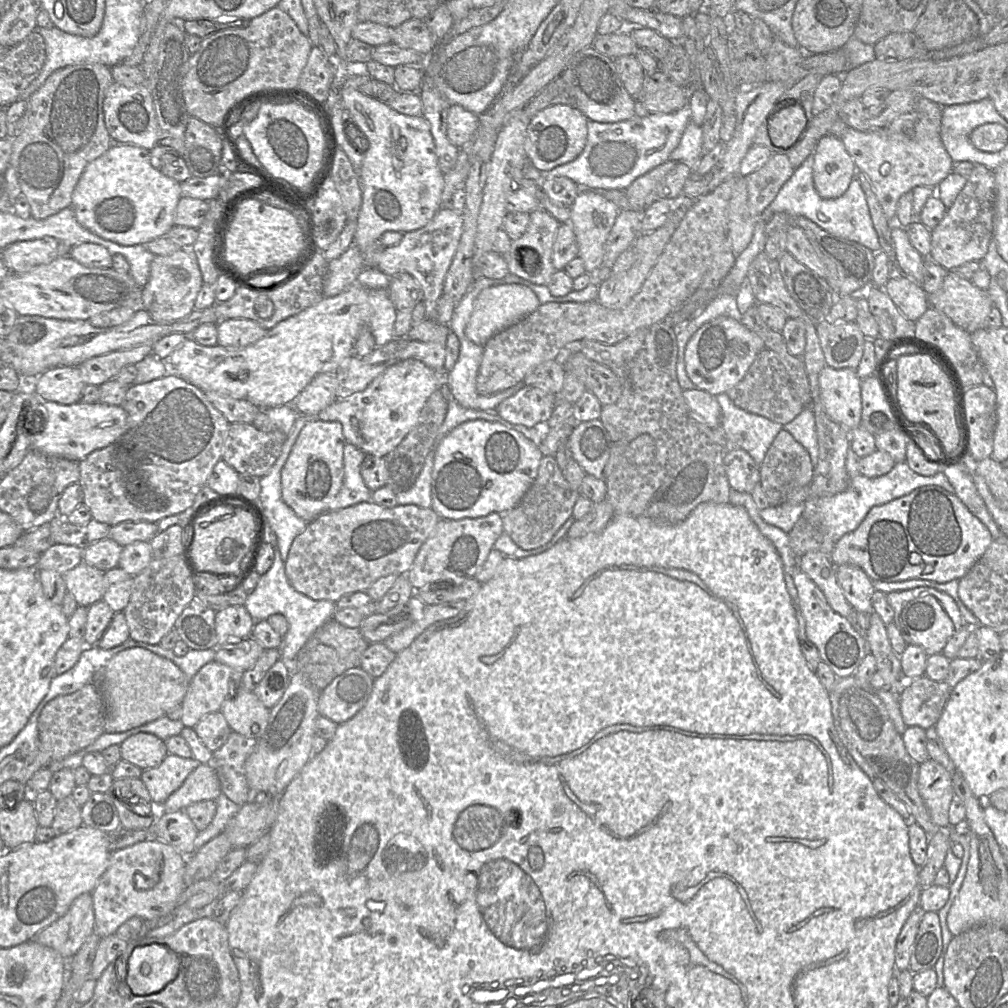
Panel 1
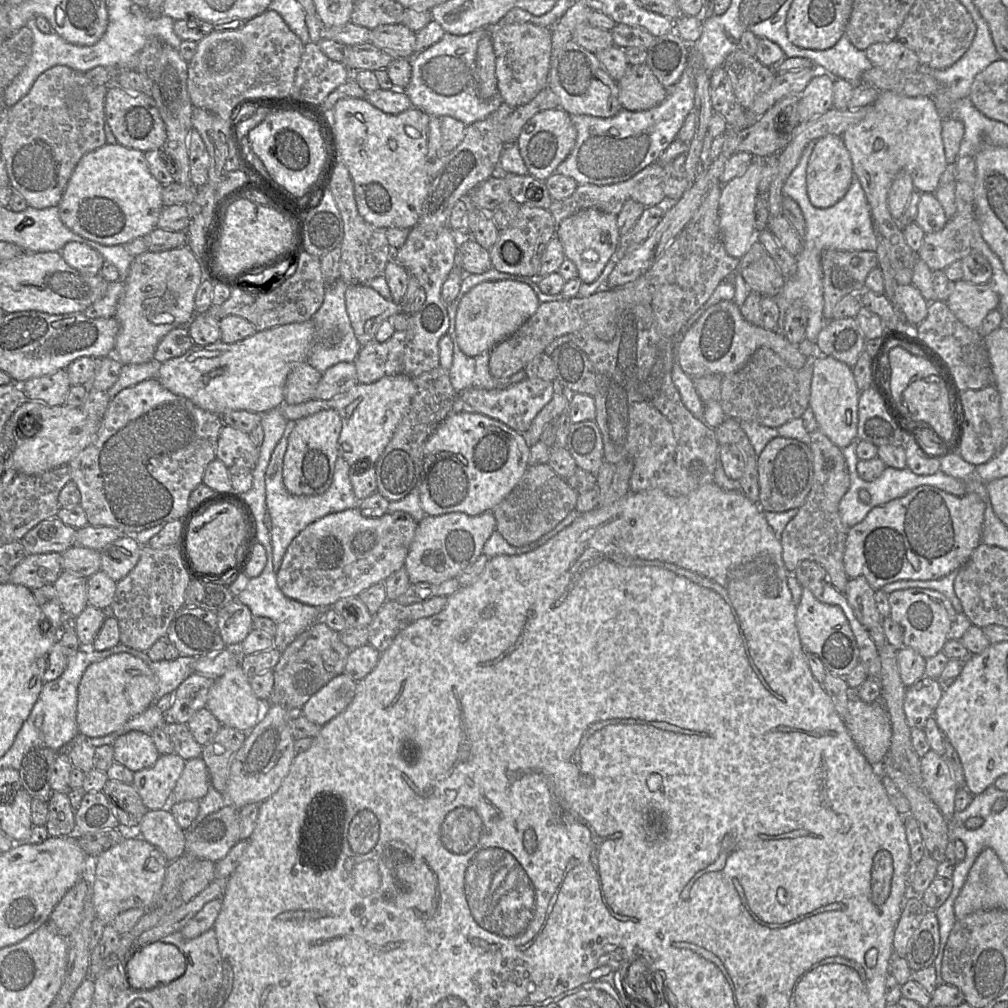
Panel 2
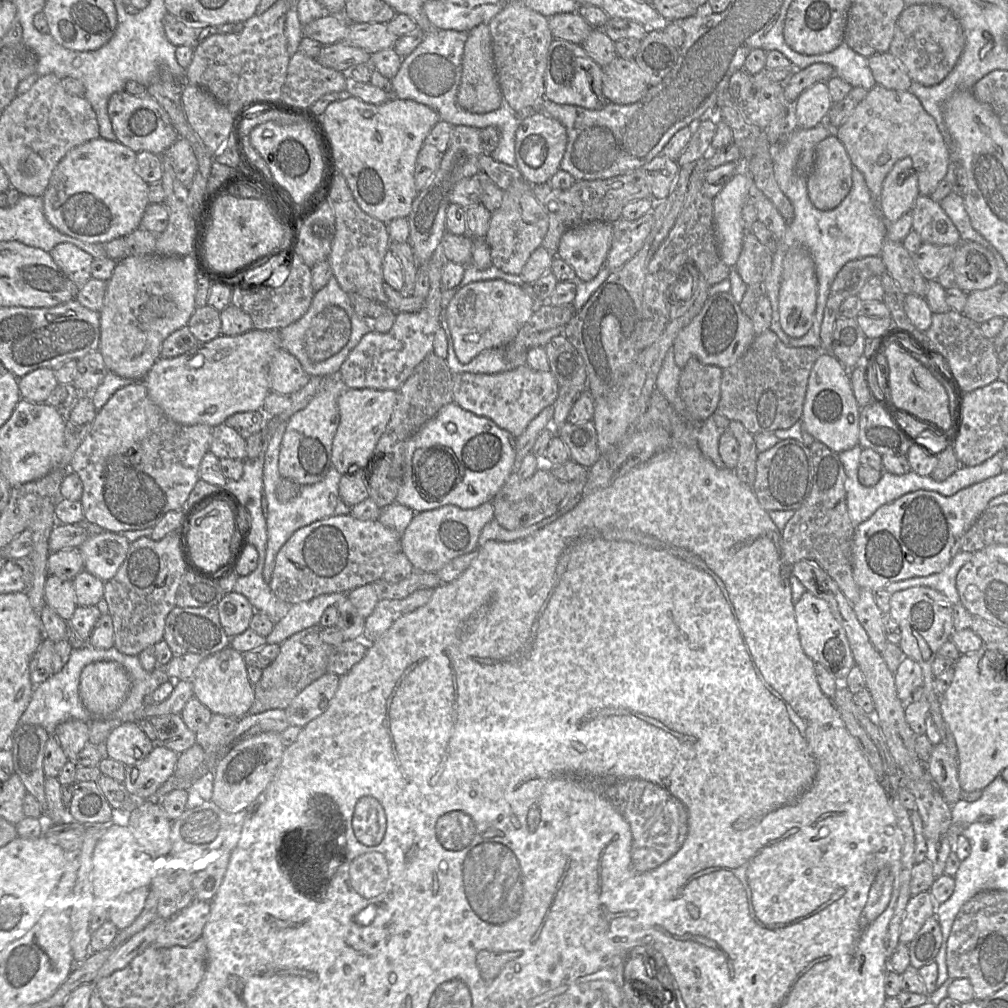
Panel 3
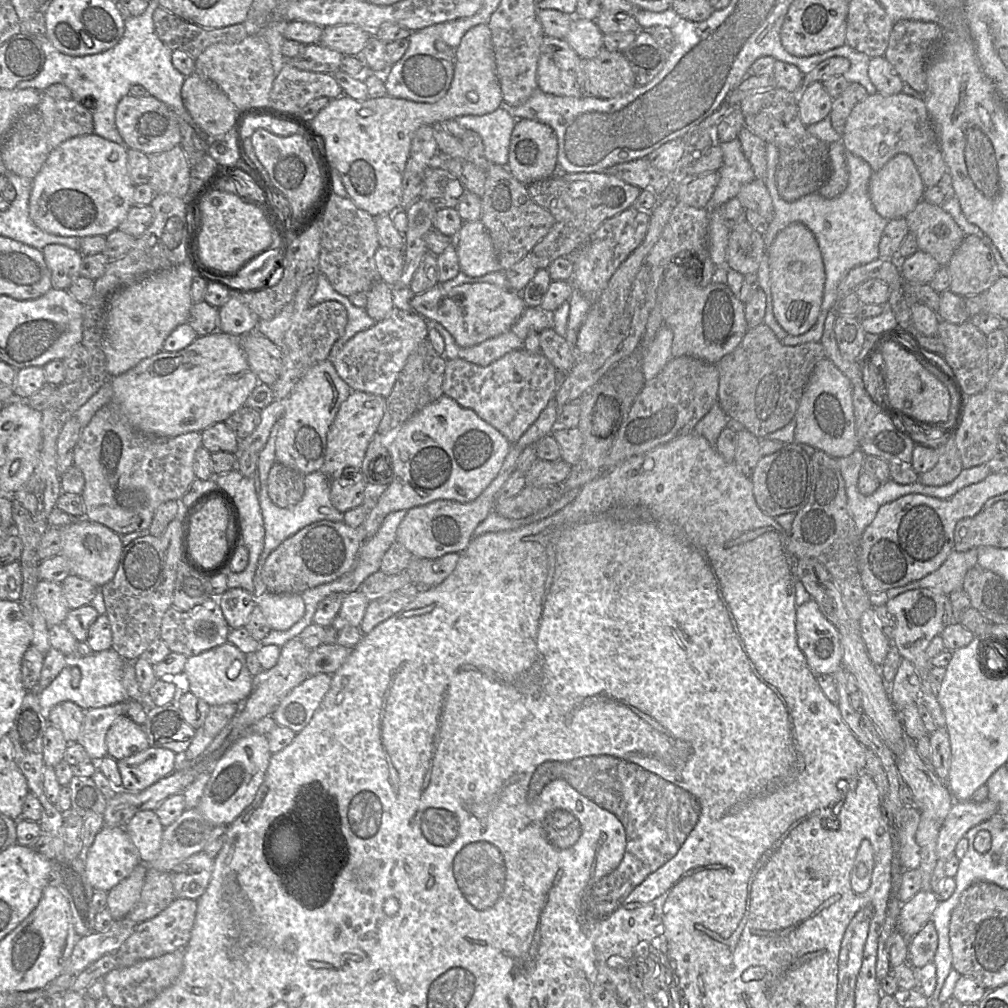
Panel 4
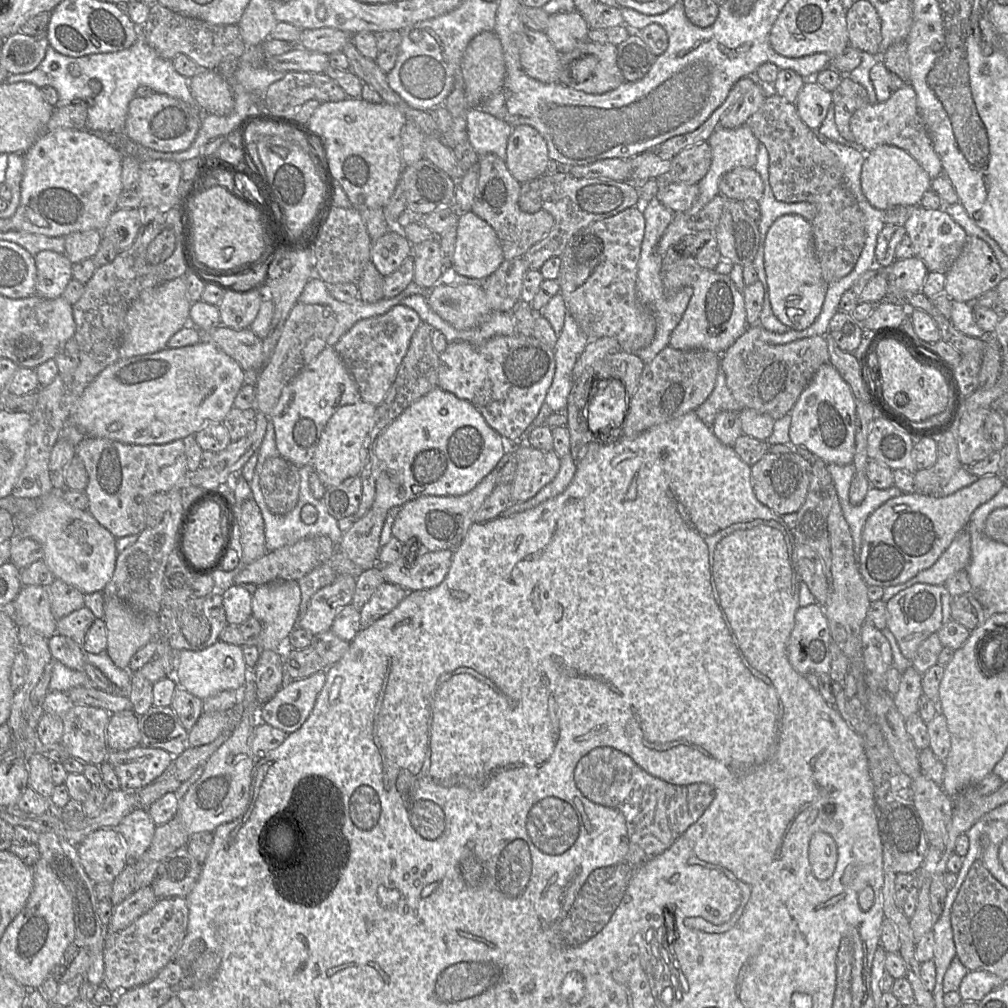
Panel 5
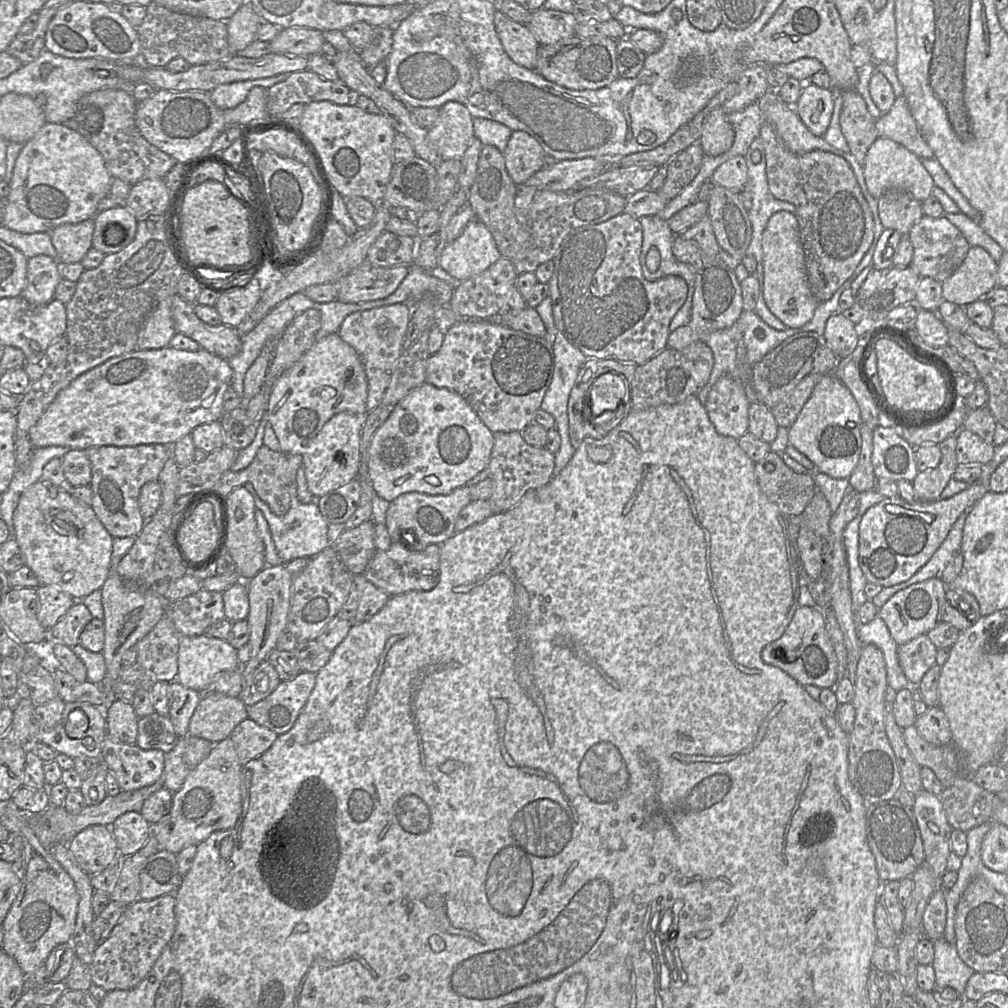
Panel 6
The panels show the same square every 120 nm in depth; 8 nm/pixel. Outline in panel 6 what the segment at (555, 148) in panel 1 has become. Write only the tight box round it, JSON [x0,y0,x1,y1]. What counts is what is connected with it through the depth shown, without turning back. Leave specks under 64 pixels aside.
[504,131,546,186]

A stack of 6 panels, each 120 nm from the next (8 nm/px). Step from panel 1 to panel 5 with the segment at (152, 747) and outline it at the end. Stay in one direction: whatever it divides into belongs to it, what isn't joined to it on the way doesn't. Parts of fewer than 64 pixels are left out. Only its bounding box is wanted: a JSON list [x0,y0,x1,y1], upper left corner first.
[107,710,141,751]

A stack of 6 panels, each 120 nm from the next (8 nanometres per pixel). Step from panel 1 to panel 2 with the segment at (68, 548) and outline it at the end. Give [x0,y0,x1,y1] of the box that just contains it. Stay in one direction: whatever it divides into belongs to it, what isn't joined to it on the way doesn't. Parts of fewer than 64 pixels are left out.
[10,553,62,590]

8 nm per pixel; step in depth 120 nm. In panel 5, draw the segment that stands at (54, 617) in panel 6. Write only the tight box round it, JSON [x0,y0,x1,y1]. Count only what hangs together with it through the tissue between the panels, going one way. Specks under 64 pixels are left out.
[48,579,85,620]

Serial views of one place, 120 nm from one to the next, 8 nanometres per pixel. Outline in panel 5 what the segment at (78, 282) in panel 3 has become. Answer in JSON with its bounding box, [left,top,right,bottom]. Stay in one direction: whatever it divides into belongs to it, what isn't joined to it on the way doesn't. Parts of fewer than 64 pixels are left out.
[34,250,73,299]

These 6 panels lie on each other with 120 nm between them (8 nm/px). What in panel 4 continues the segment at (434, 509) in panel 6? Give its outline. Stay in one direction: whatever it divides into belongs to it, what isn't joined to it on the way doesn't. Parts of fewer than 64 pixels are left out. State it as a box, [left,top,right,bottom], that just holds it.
[397,445,523,559]

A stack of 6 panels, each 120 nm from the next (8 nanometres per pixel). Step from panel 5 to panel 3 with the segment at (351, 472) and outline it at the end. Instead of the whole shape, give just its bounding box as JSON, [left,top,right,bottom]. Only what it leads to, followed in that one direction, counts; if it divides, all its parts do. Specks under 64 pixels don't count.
[332,387,397,474]

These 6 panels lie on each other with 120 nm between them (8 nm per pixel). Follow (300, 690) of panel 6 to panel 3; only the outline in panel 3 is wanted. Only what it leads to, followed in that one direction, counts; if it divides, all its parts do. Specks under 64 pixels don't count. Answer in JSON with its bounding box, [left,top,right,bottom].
[284,673,340,728]

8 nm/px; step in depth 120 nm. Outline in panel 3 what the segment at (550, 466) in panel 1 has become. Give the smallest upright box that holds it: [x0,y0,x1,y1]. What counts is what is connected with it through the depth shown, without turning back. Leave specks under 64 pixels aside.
[492,465,586,530]

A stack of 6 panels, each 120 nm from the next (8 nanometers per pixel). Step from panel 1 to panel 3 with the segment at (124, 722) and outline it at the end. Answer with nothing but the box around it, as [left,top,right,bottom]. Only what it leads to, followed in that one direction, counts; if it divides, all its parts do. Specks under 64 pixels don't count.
[79,661,130,718]

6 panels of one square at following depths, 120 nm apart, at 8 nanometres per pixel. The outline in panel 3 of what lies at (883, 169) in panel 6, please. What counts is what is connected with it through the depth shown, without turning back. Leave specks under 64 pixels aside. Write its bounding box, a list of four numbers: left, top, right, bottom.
[880,158,919,224]

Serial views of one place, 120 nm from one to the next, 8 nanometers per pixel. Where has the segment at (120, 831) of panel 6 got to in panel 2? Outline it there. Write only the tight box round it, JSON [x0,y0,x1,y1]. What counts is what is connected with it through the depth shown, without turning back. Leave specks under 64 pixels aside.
[138,810,185,862]

